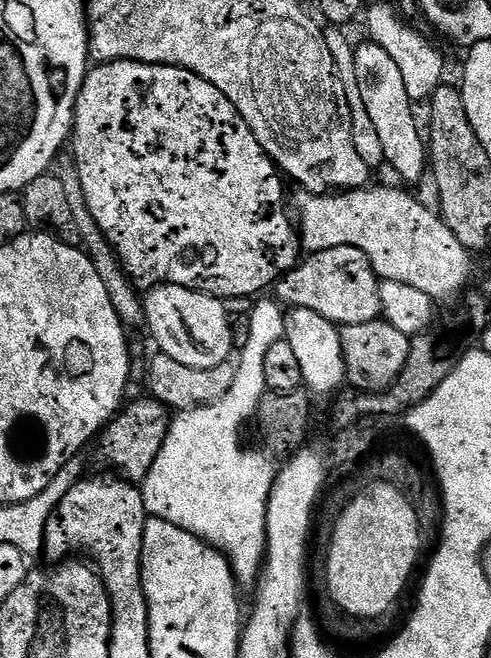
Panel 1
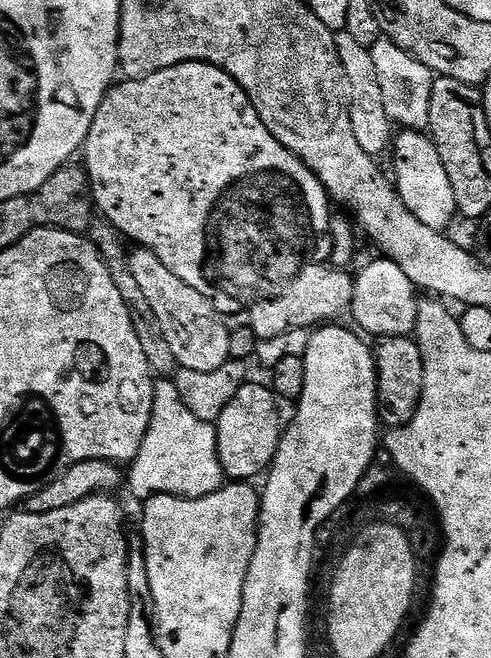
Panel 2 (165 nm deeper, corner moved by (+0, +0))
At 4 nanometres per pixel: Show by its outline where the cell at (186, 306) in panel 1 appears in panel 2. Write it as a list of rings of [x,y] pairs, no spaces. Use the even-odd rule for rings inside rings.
[[[133,247],[128,265],[138,287],[146,293],[150,310],[154,310],[158,323],[162,325],[162,334],[166,334],[166,342],[170,342],[170,350],[174,350],[174,358],[180,368],[209,372],[228,363],[230,332],[222,326],[221,313],[216,311],[216,307],[205,296],[198,294],[194,286],[186,286],[186,282],[182,282],[178,274],[170,274],[170,270],[162,266],[160,255],[148,248]]]

